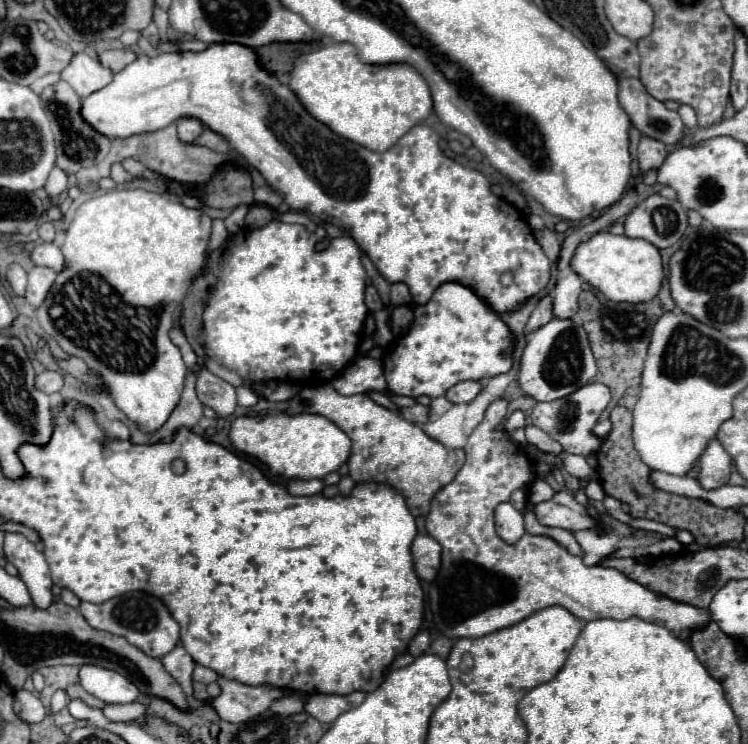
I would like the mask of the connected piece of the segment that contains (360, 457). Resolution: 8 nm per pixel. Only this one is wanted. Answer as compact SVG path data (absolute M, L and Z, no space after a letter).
M330 385L306 387L298 397L290 401L284 413L316 413L328 417L334 425L338 425L352 439L348 469L354 483L382 483L396 489L404 497L414 517L426 515L430 511L430 499L434 497L434 493L442 485L450 483L464 465L462 449L448 449L442 443L432 441L422 431L422 427L406 421L396 411L376 405L368 395L344 397L336 393Z

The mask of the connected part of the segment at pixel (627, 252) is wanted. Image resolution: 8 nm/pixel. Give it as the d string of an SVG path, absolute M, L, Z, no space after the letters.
M600 231L592 235L588 241L580 243L570 259L570 267L578 273L586 283L598 289L606 299L614 303L644 303L658 295L664 271L662 259L654 245L648 241L630 239L626 235L612 235L608 231Z

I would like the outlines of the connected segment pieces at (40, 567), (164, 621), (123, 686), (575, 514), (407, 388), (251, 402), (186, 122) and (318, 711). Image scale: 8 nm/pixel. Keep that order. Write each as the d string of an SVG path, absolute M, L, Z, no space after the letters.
M4 533L4 555L20 571L34 605L46 609L52 603L52 579L44 555L22 533Z
M130 591L106 603L82 603L80 613L94 629L126 637L128 643L142 649L150 657L164 657L178 645L180 639L180 625L174 621L168 607L158 597L144 591Z
M84 665L80 669L80 685L104 703L132 703L140 695L136 685L132 685L124 675L96 665Z
M568 491L556 493L550 501L536 503L532 511L538 523L546 527L562 527L568 531L594 527L594 521L588 517L586 509Z
M440 285L426 305L416 307L408 335L400 337L384 357L384 375L392 393L406 397L440 397L460 381L494 377L512 367L514 335L502 323L500 315L482 301L472 315L460 315L448 301L448 293L454 291L454 287L462 285Z
M248 385L236 387L236 397L238 397L238 405L242 407L254 407L258 403L258 395Z
M184 117L184 119L178 119L176 123L178 123L178 137L184 143L192 143L204 131L202 121L198 121L194 117Z
M354 691L348 695L312 695L306 701L304 709L318 721L332 723L340 713L346 713L348 709L352 709L352 705L360 705L364 697L366 697L364 691Z

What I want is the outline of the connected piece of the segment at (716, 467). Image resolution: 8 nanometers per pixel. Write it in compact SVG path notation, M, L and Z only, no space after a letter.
M712 439L706 451L700 457L700 473L698 473L698 483L702 489L716 489L728 483L732 471L732 461L730 455L724 451L718 439Z

